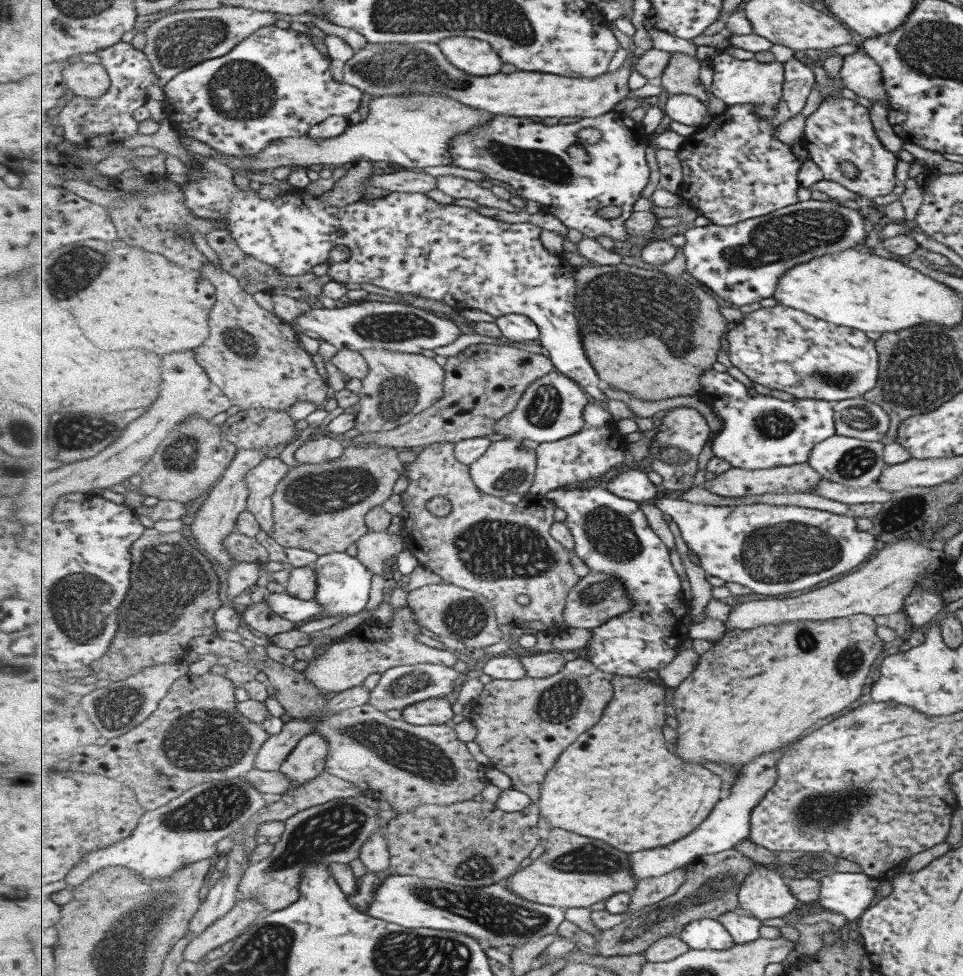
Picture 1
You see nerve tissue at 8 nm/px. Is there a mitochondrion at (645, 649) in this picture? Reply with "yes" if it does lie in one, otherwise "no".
no

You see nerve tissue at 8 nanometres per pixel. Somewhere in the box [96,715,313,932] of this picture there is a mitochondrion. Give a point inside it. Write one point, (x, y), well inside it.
(215, 807)

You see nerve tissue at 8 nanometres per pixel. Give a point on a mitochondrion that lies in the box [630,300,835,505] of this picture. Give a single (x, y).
(772, 424)

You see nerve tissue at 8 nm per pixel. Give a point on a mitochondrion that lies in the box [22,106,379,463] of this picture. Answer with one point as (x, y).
(61, 276)

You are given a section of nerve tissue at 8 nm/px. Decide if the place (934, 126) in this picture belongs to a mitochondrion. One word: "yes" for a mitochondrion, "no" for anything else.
no

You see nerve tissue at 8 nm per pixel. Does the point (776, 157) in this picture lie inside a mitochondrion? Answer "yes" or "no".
no

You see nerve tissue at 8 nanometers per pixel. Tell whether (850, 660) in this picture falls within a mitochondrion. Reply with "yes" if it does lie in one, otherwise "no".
yes

